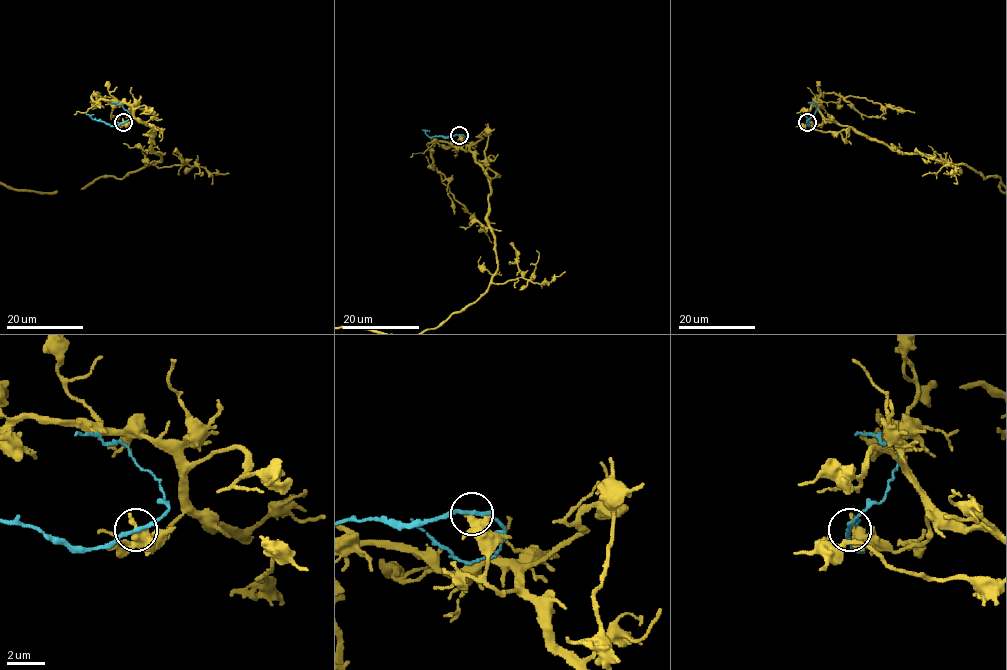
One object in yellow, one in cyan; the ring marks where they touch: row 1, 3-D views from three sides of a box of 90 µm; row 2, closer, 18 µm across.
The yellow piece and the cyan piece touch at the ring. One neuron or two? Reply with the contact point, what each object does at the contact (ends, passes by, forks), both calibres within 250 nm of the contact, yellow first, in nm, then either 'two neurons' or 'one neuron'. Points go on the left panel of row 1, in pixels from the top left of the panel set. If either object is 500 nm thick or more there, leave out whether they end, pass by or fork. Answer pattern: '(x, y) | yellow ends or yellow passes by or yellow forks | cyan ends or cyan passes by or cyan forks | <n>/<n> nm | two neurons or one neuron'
(123, 122) | 550/200 nm | two neurons

